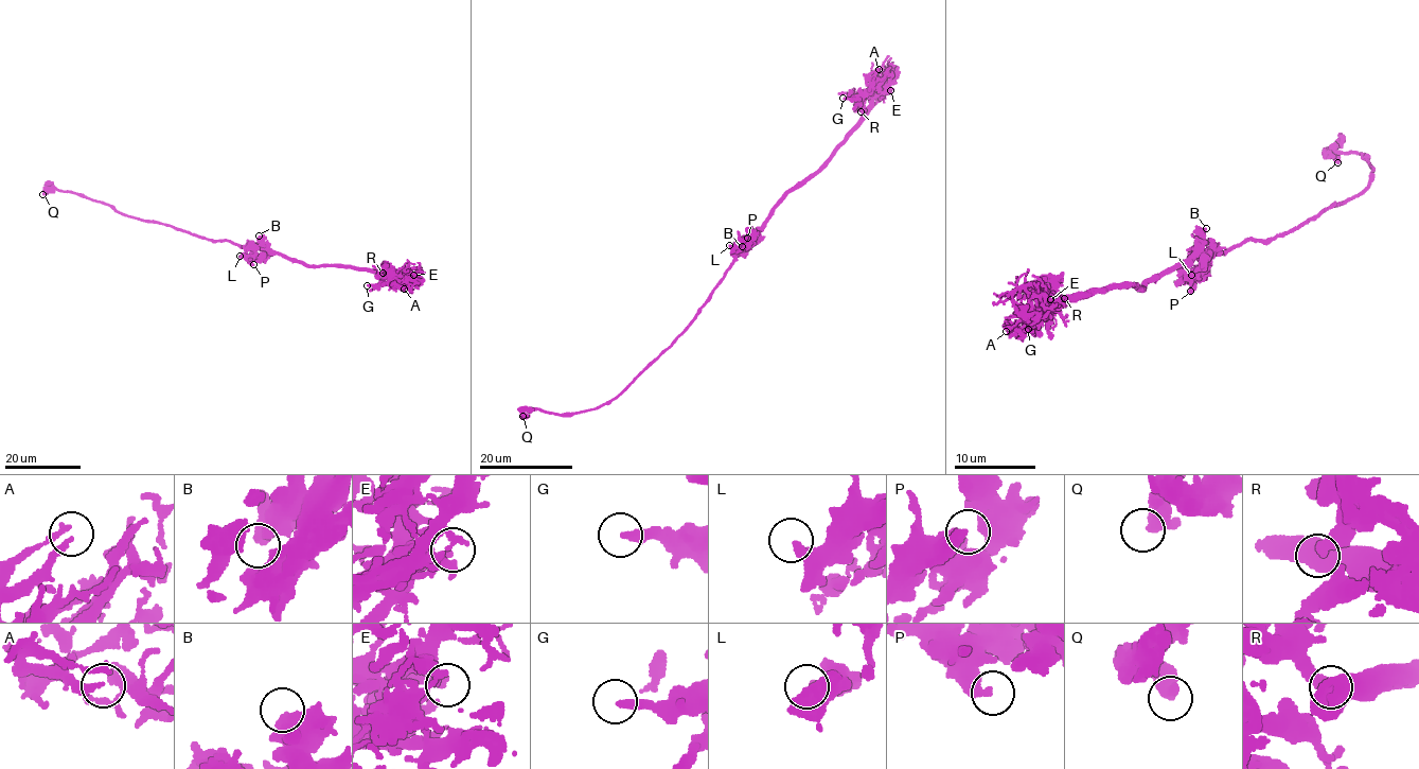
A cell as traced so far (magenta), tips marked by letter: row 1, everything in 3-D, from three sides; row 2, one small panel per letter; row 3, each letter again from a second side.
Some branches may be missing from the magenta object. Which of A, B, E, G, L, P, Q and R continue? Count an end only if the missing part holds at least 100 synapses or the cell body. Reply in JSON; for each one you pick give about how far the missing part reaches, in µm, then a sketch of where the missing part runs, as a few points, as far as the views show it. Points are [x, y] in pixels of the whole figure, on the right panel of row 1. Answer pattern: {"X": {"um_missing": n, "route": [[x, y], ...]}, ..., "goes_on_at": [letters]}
{"E": {"um_missing": 80}, "goes_on_at": ["E"]}

